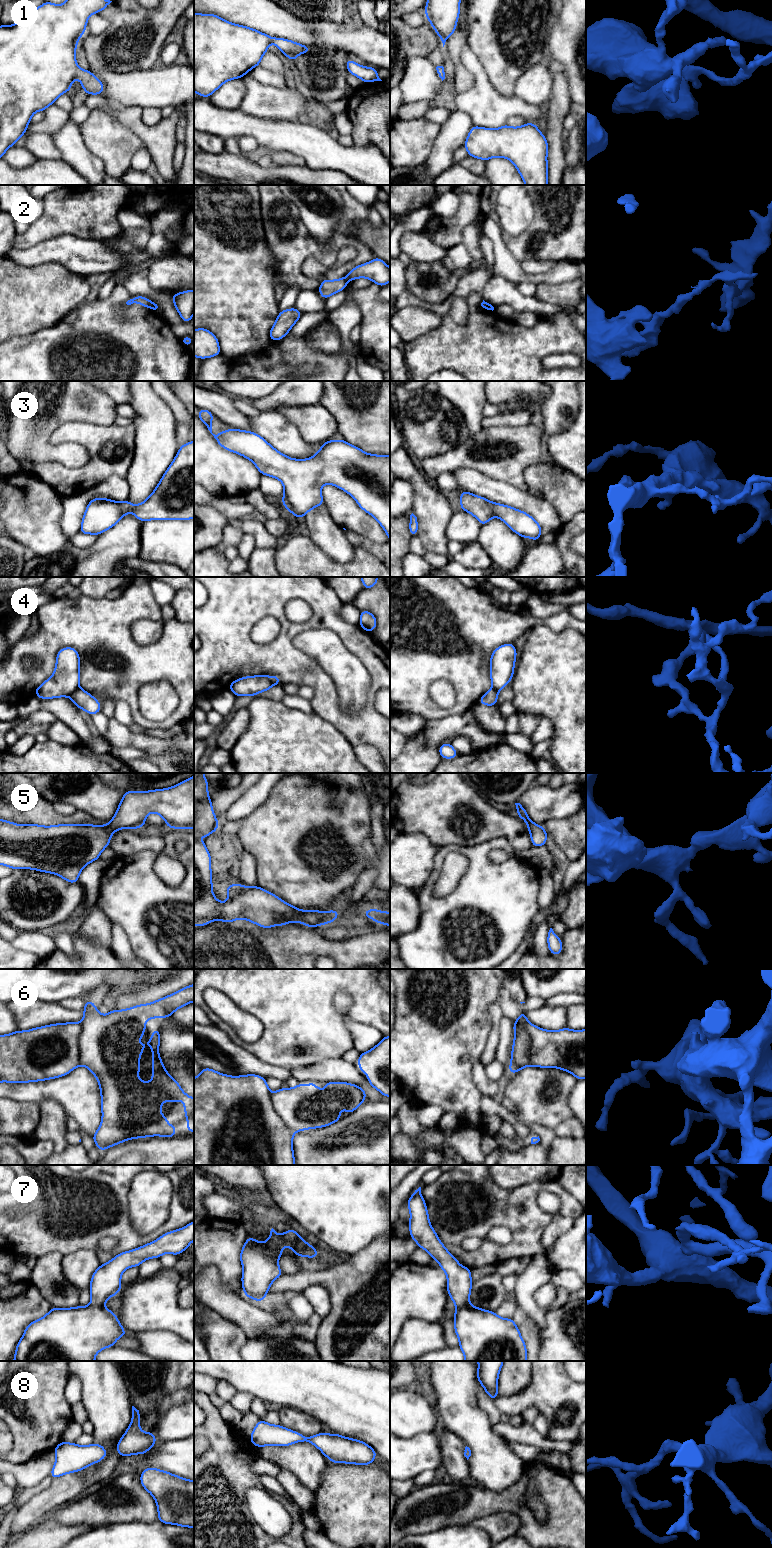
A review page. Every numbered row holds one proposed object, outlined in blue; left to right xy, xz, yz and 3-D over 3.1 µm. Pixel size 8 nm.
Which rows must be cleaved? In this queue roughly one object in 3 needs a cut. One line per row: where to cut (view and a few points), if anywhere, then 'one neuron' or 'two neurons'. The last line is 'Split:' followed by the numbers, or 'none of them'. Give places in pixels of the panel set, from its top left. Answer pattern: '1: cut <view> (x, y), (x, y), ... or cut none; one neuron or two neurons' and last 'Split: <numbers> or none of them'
1: cut none; one neuron
2: cut xy (151, 302), (149, 307); two neurons
3: cut none; one neuron
4: cut xy (78, 687), (70, 696); two neurons
5: cut none; one neuron
6: cut none; one neuron
7: cut none; one neuron
8: cut none; one neuron
Split: 2, 4

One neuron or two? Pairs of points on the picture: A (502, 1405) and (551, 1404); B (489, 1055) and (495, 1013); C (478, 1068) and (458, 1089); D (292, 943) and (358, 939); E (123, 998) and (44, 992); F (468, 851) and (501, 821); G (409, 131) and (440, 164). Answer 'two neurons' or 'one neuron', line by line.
A: one neuron
B: one neuron
C: two neurons
D: one neuron
E: two neurons
F: two neurons
G: two neurons

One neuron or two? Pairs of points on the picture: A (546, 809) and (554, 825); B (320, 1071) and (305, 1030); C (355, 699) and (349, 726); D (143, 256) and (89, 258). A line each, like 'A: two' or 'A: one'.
A: two
B: two
C: two
D: one

